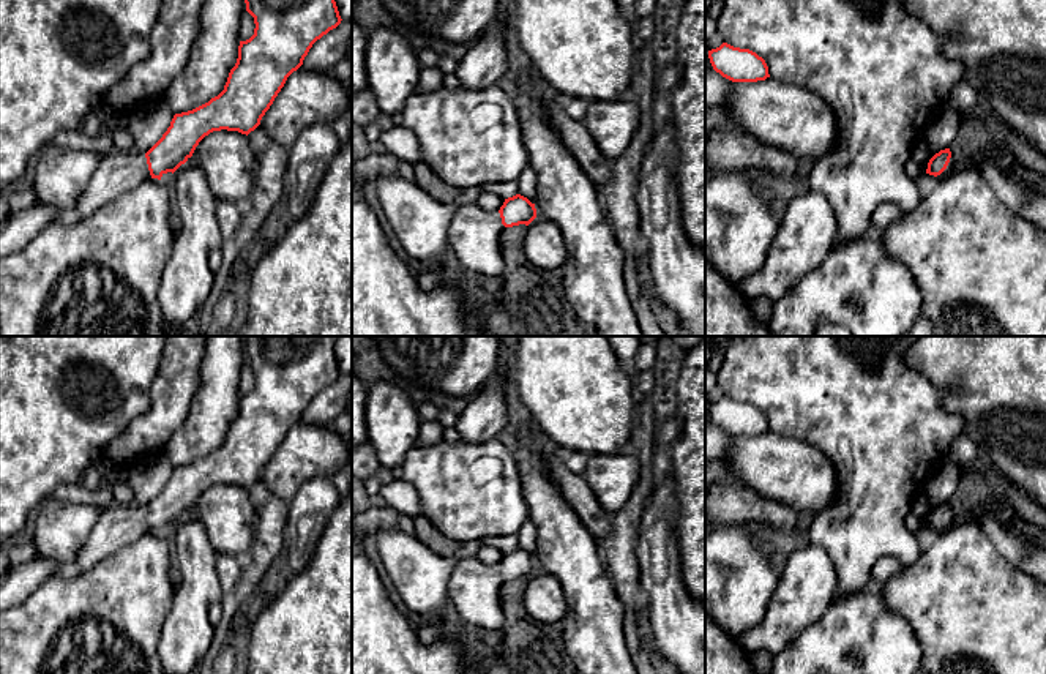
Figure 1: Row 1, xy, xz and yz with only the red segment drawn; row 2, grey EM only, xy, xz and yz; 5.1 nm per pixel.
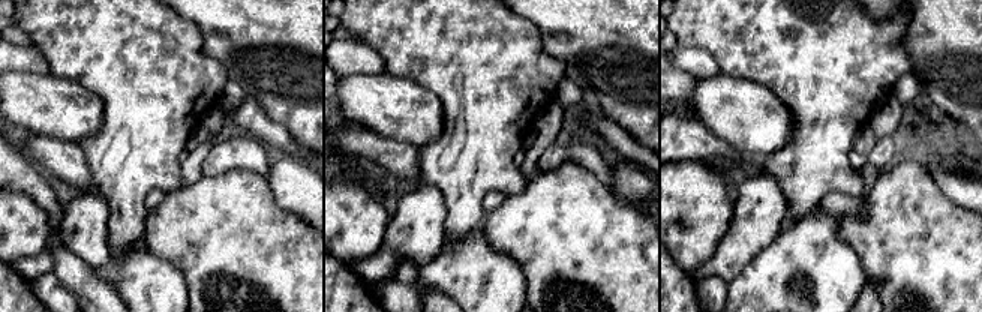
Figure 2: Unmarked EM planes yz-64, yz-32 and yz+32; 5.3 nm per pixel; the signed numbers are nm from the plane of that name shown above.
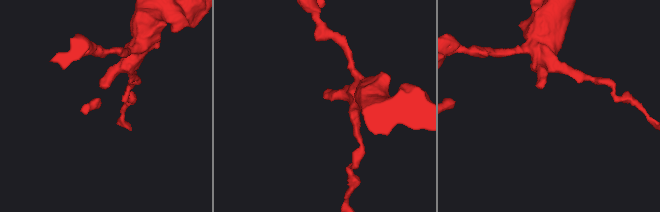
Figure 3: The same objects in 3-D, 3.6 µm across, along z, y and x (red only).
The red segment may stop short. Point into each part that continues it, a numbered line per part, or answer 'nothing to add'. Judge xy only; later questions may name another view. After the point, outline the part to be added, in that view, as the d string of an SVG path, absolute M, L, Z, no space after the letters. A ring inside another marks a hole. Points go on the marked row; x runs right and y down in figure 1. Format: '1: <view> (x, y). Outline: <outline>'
1: xy (117, 172). Outline: M112 150L101 155L96 170L74 208L57 210L36 204L9 213L0 223L0 259L22 251L50 223L74 224L148 178L151 175L144 153Z

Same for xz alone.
1: xz (474, 234). Outline: M476 202L459 205L446 227L456 264L472 273L503 278L503 230L499 212L488 212Z

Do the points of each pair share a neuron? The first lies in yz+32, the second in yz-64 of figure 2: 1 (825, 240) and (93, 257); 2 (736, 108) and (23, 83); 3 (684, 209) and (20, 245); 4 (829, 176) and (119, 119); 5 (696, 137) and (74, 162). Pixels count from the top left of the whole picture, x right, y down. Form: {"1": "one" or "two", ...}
{"1": "two", "2": "one", "3": "one", "4": "one", "5": "one"}

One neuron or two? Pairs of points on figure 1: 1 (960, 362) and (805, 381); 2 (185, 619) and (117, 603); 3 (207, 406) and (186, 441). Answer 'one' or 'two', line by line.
1: two
2: two
3: one

